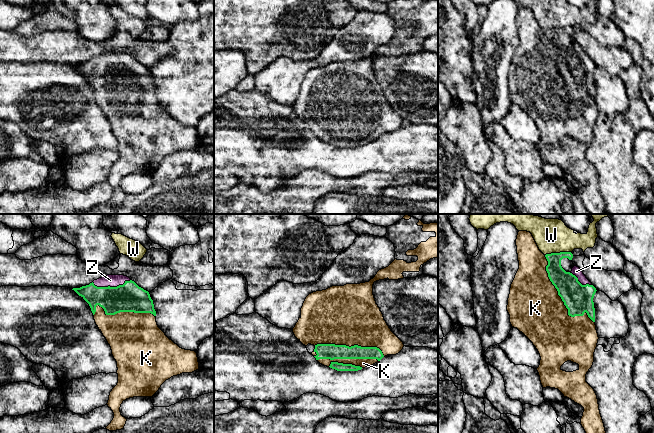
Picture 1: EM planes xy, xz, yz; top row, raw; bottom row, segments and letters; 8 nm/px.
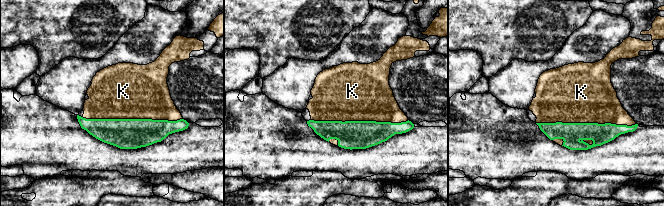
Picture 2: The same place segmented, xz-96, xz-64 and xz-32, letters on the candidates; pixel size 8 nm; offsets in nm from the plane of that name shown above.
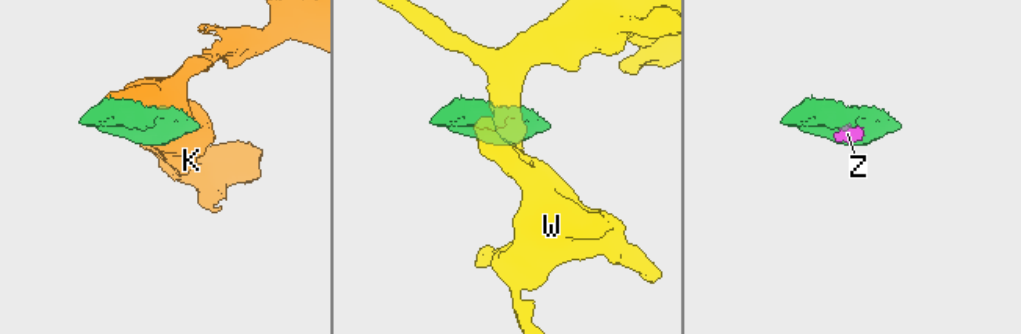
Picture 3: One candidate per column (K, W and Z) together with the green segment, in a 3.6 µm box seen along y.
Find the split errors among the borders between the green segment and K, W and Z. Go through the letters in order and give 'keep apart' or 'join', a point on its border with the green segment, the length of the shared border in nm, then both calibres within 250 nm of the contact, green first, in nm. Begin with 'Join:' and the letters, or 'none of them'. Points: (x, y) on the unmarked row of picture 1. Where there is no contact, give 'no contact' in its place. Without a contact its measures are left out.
Join: K, Z
K: join; contact xz (348, 134); length 500 nm; calibres 130 and 70 nm
W: keep apart; contact yz (557, 29); length 220 nm; calibres 180 and 240 nm
Z: join; contact xy (111, 63); length 320 nm; calibres 240 and 100 nm

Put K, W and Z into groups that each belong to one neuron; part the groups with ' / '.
K Z / W

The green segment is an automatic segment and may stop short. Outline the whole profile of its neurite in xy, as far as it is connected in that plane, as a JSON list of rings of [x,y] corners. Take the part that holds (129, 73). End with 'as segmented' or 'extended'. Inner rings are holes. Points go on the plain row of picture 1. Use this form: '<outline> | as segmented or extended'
[[[107,51],[80,64],[73,64],[90,82],[94,96],[111,123],[112,131],[117,138],[118,159],[109,171],[108,183],[113,187],[114,194],[106,203],[109,207],[124,204],[127,195],[121,191],[121,180],[133,173],[152,173],[161,161],[173,152],[182,149],[192,149],[199,145],[197,129],[180,124],[158,103],[153,76],[148,67],[139,63],[129,53],[124,51]]] | extended

